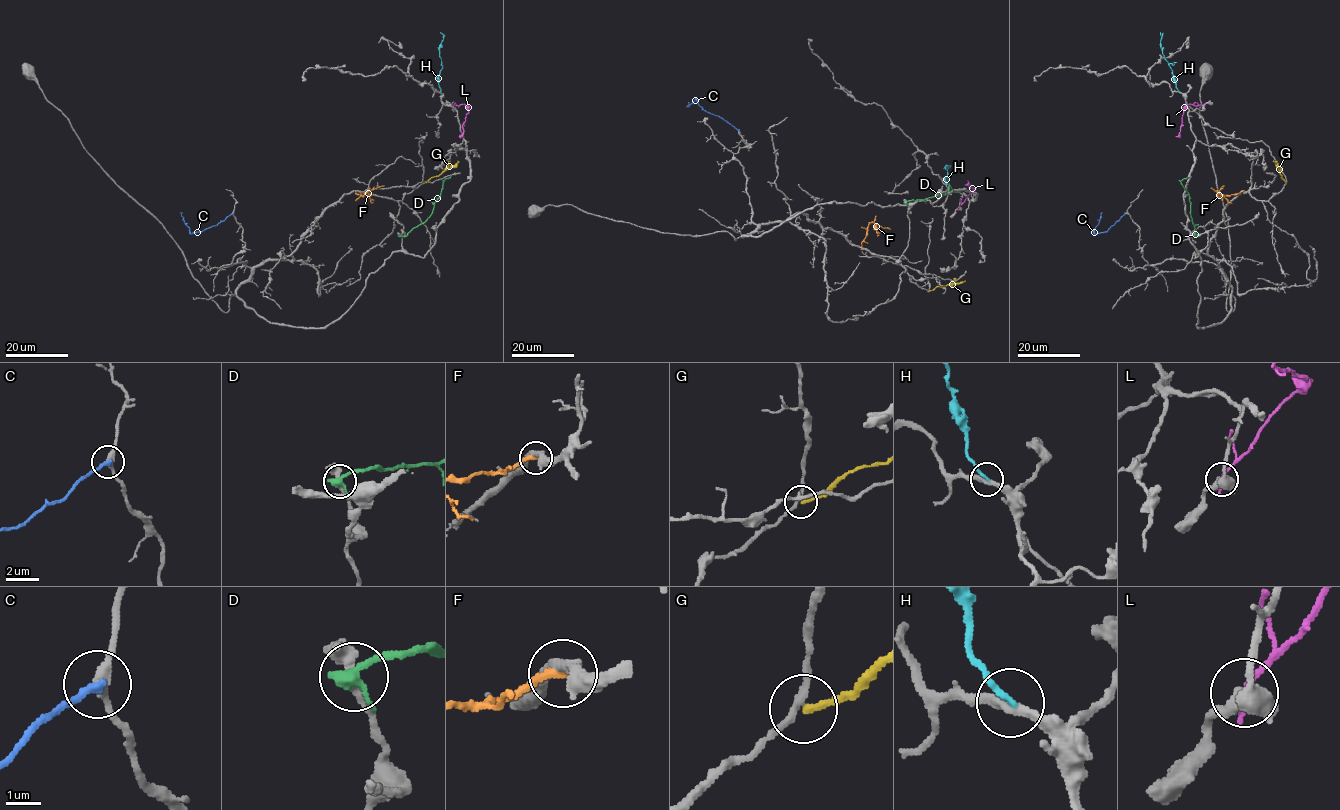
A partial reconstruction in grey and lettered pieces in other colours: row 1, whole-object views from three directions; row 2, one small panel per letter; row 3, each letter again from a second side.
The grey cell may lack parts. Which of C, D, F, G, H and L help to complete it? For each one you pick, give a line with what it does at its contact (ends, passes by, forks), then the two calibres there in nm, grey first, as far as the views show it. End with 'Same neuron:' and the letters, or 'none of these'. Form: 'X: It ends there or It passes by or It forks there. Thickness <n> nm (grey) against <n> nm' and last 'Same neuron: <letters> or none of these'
C: It ends there. Thickness 260 nm (grey) against 280 nm
Same neuron: C

